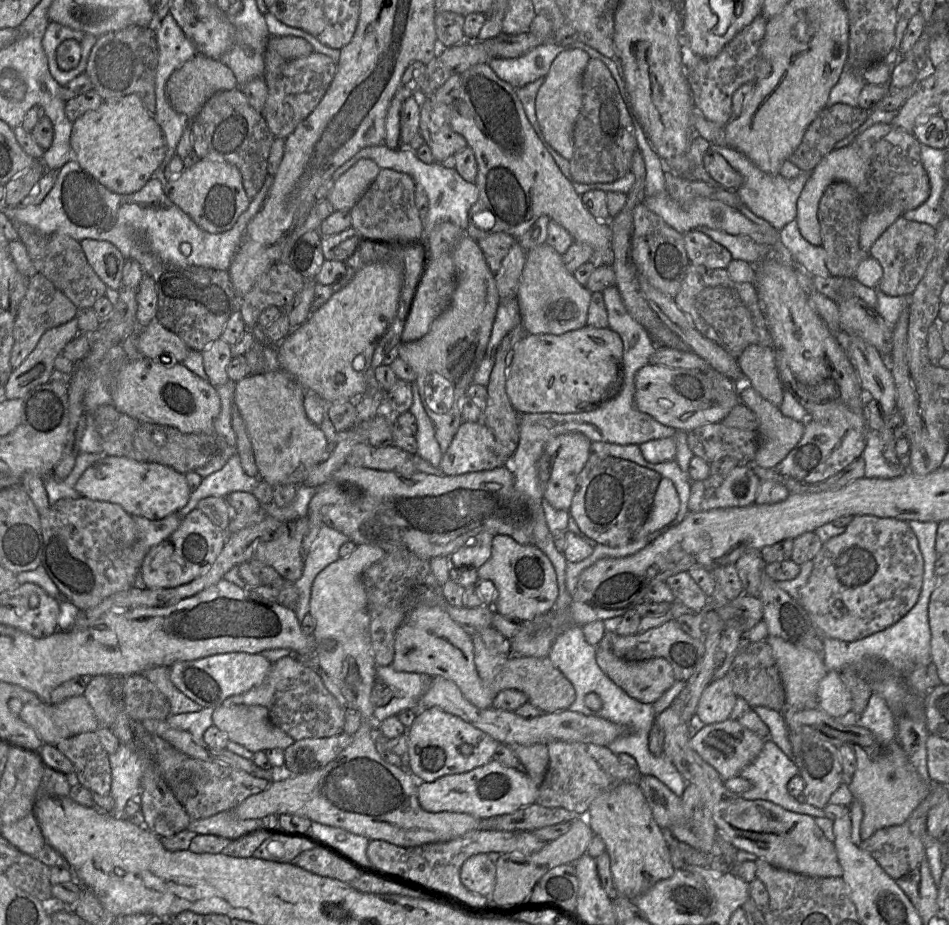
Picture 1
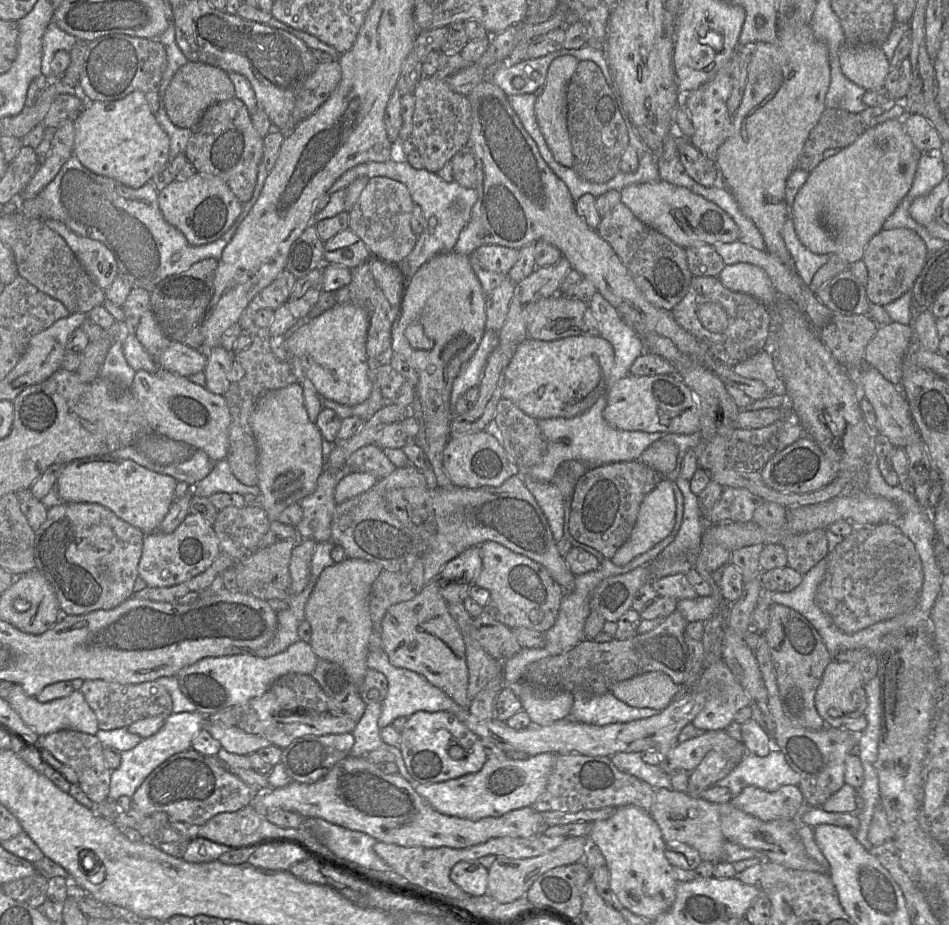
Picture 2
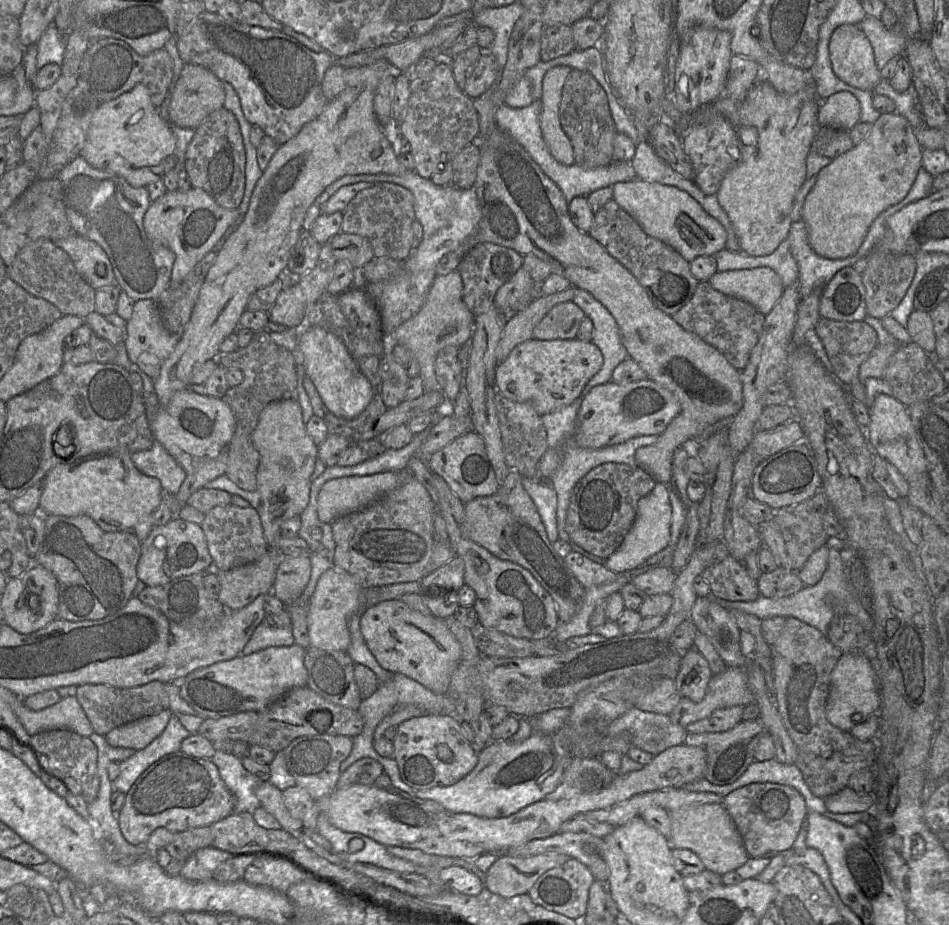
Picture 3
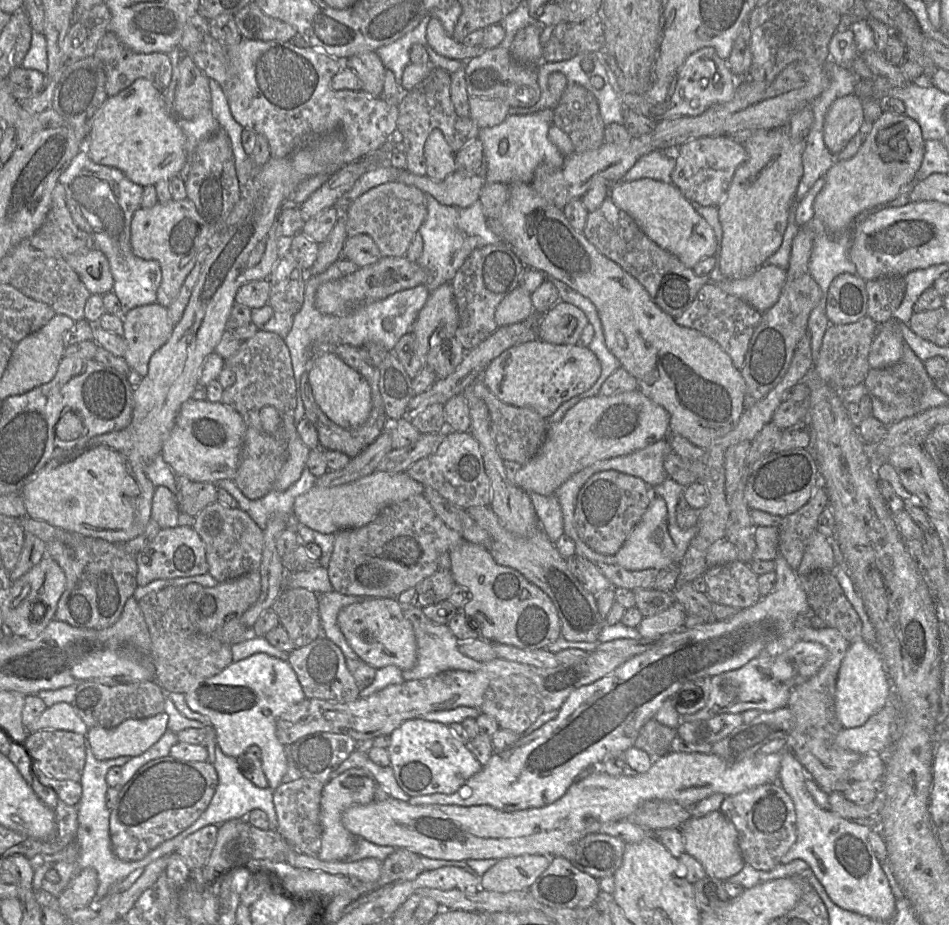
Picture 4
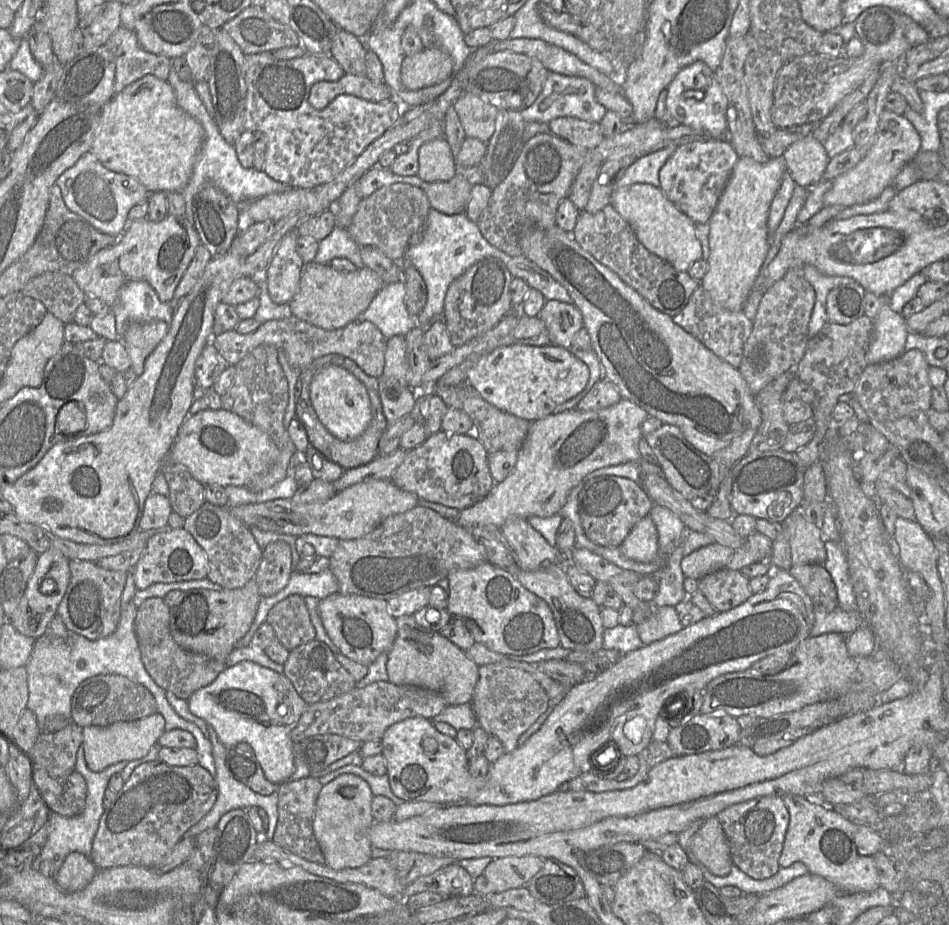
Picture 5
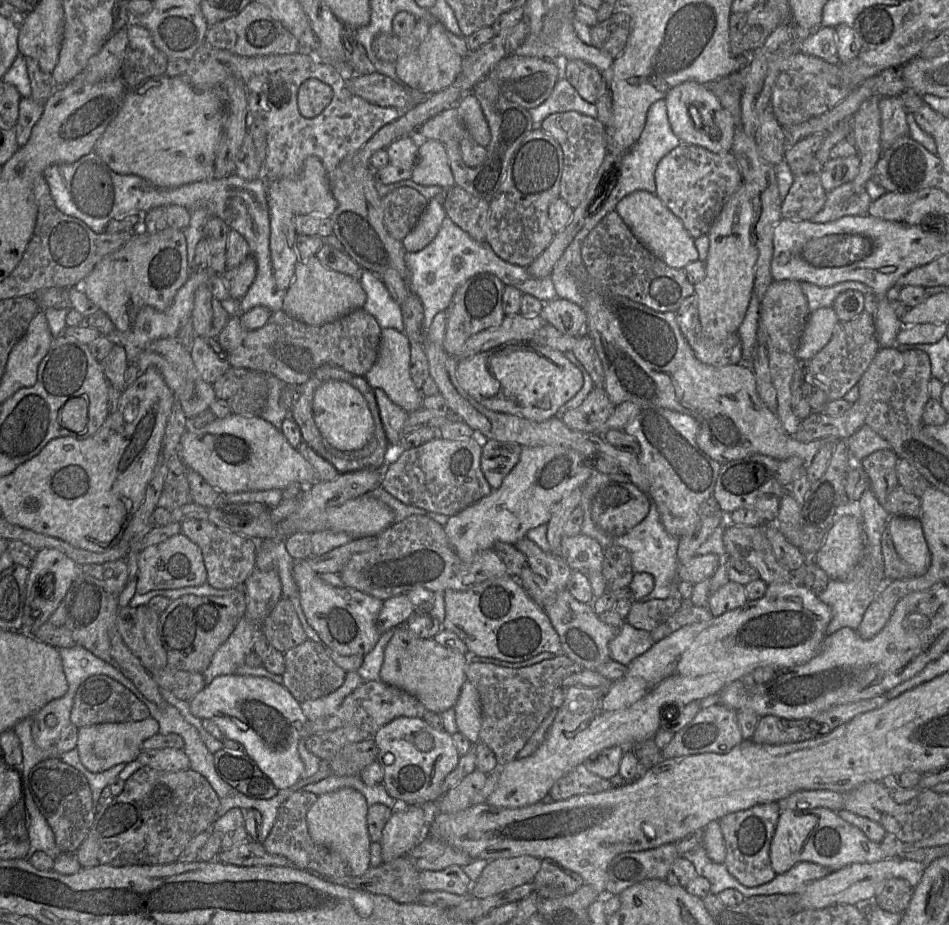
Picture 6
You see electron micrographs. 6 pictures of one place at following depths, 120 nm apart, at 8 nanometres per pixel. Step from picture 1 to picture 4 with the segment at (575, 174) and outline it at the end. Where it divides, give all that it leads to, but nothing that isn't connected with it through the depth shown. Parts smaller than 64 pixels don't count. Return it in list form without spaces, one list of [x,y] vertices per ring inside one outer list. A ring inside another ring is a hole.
[[[567,83],[554,109],[554,124],[567,133],[575,152],[594,150],[604,143],[604,124],[596,97],[583,86]]]

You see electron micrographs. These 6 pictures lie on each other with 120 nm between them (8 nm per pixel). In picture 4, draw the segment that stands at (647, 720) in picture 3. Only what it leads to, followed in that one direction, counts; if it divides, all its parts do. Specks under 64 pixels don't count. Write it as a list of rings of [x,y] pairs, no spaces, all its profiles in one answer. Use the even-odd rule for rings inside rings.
[[[655,718],[648,720],[640,729],[634,747],[646,752],[650,757],[659,757],[669,751],[676,730],[657,722]]]

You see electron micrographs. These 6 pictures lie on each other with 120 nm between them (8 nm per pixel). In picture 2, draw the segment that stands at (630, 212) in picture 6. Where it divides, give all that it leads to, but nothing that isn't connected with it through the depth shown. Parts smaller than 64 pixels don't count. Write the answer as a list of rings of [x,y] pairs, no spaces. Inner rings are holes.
[[[658,180],[627,186],[620,193],[621,202],[640,221],[683,248],[699,244],[714,246],[717,243],[731,243],[739,239],[739,228],[728,213],[683,186]]]

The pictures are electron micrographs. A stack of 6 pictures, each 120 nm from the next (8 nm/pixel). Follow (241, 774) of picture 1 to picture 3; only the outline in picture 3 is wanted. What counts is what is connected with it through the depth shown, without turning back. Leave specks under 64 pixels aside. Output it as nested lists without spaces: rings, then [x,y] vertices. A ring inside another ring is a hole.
[[[181,751],[164,756],[149,766],[136,780],[128,793],[125,802],[118,812],[121,833],[132,845],[144,844],[151,833],[160,827],[171,832],[182,832],[193,828],[211,826],[230,816],[234,812],[235,797],[222,780],[217,766],[211,759],[196,758]]]

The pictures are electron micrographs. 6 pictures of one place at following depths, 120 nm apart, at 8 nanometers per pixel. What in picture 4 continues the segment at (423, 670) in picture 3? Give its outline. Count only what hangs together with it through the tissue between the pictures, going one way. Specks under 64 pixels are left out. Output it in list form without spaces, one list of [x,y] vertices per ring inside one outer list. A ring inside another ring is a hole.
[[[367,598],[340,610],[337,624],[359,659],[375,670],[395,665],[402,671],[411,669],[417,660],[417,643],[411,622],[403,616],[396,598]]]

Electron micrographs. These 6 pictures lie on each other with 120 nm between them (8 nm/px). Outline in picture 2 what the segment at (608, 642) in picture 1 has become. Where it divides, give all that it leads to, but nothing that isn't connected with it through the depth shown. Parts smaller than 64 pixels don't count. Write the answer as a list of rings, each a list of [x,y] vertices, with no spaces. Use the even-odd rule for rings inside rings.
[[[651,671],[615,684],[611,692],[629,706],[662,711],[674,700],[680,687],[667,674]]]

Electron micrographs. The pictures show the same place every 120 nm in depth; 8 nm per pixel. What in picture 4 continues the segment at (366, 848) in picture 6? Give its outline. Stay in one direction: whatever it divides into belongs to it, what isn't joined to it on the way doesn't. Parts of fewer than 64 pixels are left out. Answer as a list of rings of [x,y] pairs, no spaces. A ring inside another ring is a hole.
[[[351,768],[325,783],[321,796],[320,821],[322,843],[318,858],[323,861],[344,861],[349,859],[356,845],[356,837],[342,823],[343,812],[352,805],[366,805],[374,801],[377,783],[367,769]]]

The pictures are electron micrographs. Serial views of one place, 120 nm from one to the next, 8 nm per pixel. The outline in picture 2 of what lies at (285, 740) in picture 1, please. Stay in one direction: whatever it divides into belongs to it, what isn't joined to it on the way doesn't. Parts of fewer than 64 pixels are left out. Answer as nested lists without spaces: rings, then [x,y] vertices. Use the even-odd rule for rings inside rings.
[[[205,720],[205,729],[221,743],[223,749],[239,755],[251,755],[261,748],[268,747],[271,742],[261,736],[246,733],[237,727],[219,727]]]

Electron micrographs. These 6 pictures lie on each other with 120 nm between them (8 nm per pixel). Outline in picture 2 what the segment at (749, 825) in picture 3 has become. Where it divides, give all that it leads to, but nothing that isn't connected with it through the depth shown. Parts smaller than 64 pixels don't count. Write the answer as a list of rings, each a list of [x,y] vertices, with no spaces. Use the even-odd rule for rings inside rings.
[[[784,785],[774,792],[747,786],[730,802],[749,815],[771,821],[794,819],[805,800],[799,787]]]

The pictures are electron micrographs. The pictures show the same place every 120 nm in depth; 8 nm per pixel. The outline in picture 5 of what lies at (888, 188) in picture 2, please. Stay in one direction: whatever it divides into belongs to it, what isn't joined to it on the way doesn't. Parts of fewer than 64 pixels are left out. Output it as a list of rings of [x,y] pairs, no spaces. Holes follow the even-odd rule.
[[[885,109],[880,116],[873,145],[855,167],[831,181],[832,187],[823,197],[824,206],[851,207],[876,199],[919,151],[921,138],[915,127],[903,115]]]

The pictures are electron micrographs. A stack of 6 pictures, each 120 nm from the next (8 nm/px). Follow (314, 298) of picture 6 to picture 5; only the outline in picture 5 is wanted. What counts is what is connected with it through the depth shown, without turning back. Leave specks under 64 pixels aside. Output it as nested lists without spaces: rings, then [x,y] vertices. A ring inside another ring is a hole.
[[[312,261],[304,265],[299,289],[289,302],[289,307],[292,316],[322,329],[334,330],[357,320],[386,284],[402,280],[401,264],[393,265],[390,270],[379,275],[366,266],[353,272],[341,272],[328,264]]]

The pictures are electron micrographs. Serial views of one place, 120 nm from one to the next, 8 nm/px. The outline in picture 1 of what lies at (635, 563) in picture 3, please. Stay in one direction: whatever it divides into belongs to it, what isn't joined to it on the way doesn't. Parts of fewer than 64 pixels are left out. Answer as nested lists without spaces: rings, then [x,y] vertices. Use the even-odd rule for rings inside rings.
[[[662,478],[655,493],[650,513],[633,540],[641,540],[672,522],[679,511],[680,500],[670,479]]]

